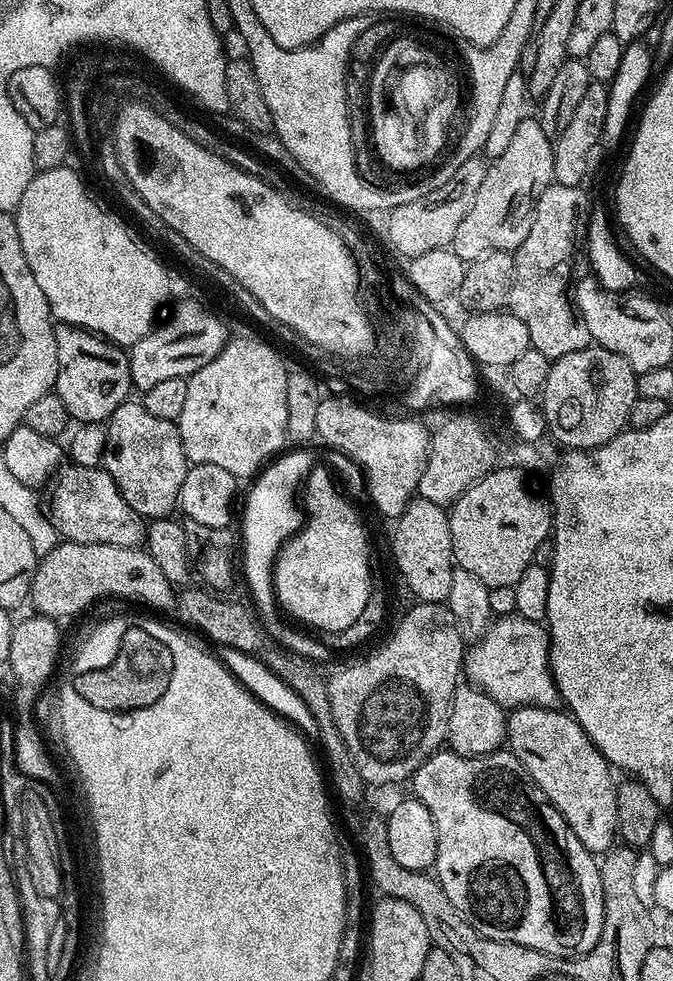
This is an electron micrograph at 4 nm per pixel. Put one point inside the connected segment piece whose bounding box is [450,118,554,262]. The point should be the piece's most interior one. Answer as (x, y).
(500, 219)

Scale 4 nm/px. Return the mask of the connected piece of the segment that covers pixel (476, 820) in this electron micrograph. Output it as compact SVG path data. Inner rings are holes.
M441 750L426 762L422 762L419 770L412 775L410 787L412 787L411 795L420 800L422 806L426 806L426 810L430 810L430 818L434 818L436 837L438 838L434 875L440 881L440 889L483 936L491 940L526 946L539 952L545 952L548 956L561 958L585 956L596 945L604 925L602 878L597 857L588 852L586 846L582 846L582 842L578 842L578 838L564 821L564 815L549 802L546 794L542 794L542 790L532 781L530 774L522 766L522 762L518 762L518 758L512 755L511 751L501 750L485 756L460 756L451 750Z

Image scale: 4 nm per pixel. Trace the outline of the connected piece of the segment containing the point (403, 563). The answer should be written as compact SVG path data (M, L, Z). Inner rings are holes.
M413 498L406 506L406 510L394 520L396 529L392 532L392 556L396 559L396 568L400 571L405 586L416 595L415 599L425 604L438 604L447 601L450 594L454 557L448 517L449 513L446 511L445 505Z

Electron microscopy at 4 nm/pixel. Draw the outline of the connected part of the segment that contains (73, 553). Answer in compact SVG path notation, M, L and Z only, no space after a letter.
M73 540L57 543L50 554L46 554L36 565L36 576L32 580L30 604L41 616L76 616L83 608L91 606L95 600L103 596L121 596L124 600L137 600L148 608L168 608L174 604L174 585L158 570L158 562L150 558L150 554L143 547L123 548L113 544L83 544Z

